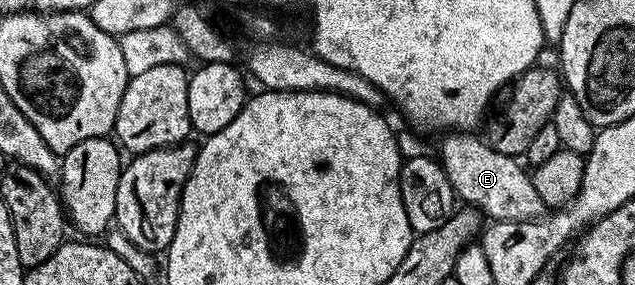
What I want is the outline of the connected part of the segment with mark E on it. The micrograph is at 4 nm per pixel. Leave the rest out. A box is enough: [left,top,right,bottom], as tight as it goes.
[436,130,547,222]

